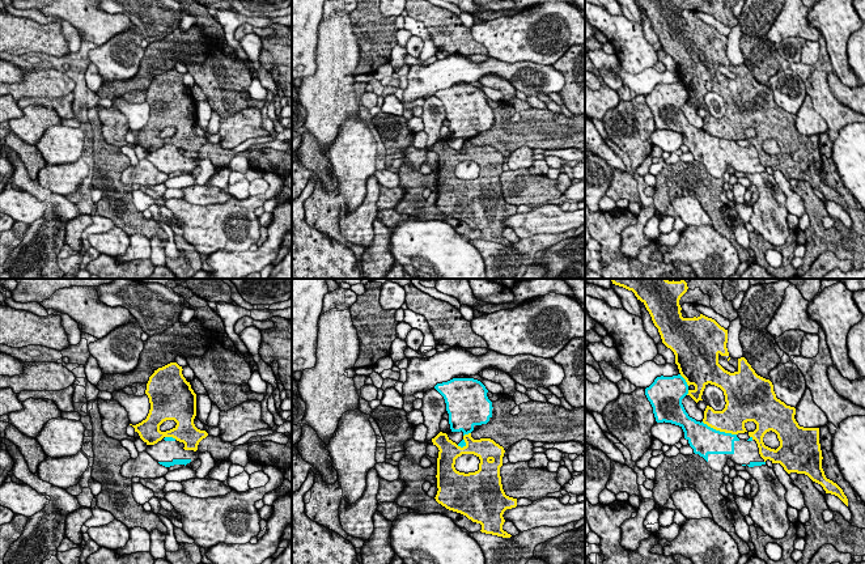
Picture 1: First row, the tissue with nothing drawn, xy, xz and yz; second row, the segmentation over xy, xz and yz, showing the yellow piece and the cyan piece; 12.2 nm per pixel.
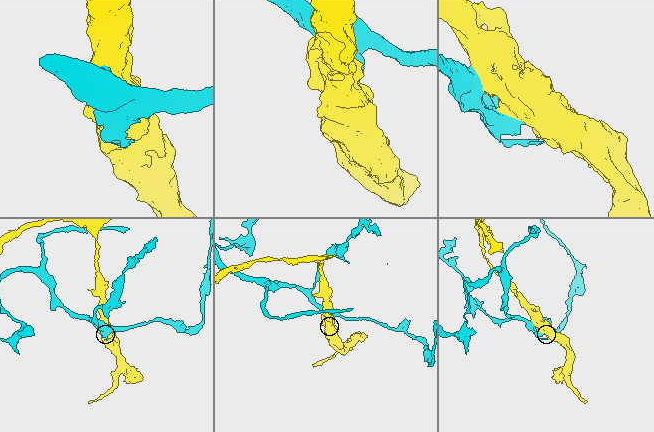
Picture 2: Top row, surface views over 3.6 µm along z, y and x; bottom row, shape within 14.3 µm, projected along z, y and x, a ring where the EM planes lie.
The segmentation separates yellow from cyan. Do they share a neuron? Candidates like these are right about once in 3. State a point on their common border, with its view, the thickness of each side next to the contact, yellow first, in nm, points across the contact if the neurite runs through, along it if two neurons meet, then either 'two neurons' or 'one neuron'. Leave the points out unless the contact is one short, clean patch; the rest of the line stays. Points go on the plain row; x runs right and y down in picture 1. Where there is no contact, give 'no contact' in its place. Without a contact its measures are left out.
yz (719, 136) | 340/360 nm | two neurons

